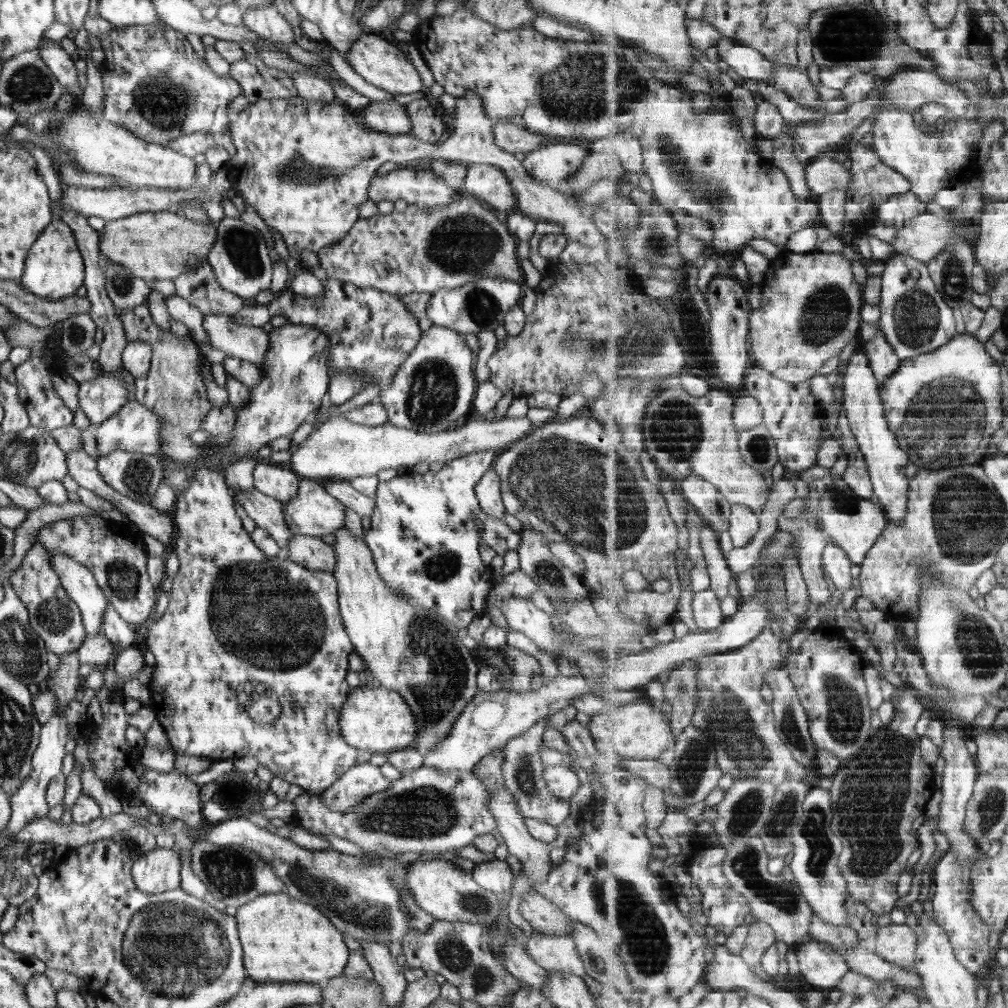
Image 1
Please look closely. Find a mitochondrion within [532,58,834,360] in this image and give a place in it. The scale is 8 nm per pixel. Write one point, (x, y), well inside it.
(666, 148)

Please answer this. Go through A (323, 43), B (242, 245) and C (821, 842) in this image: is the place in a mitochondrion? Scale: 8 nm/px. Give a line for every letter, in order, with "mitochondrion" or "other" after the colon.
A: other
B: mitochondrion
C: mitochondrion

